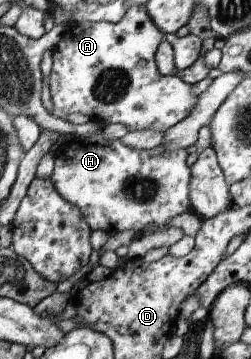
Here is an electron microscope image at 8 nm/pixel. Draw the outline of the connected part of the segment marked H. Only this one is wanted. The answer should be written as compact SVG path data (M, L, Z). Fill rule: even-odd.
M103 133L97 134L88 138L74 137L73 141L65 141L60 145L60 152L55 155L55 164L53 174L50 180L53 182L57 193L62 195L64 200L76 205L80 212L83 214L84 220L89 224L91 230L101 229L112 235L117 232L134 231L138 237L152 234L153 232L160 232L171 227L171 221L175 216L189 211L189 180L191 179L191 169L187 167L187 152L185 150L179 150L174 152L165 152L155 155L147 155L147 152L140 149L130 148L121 143L121 140L109 140Z

